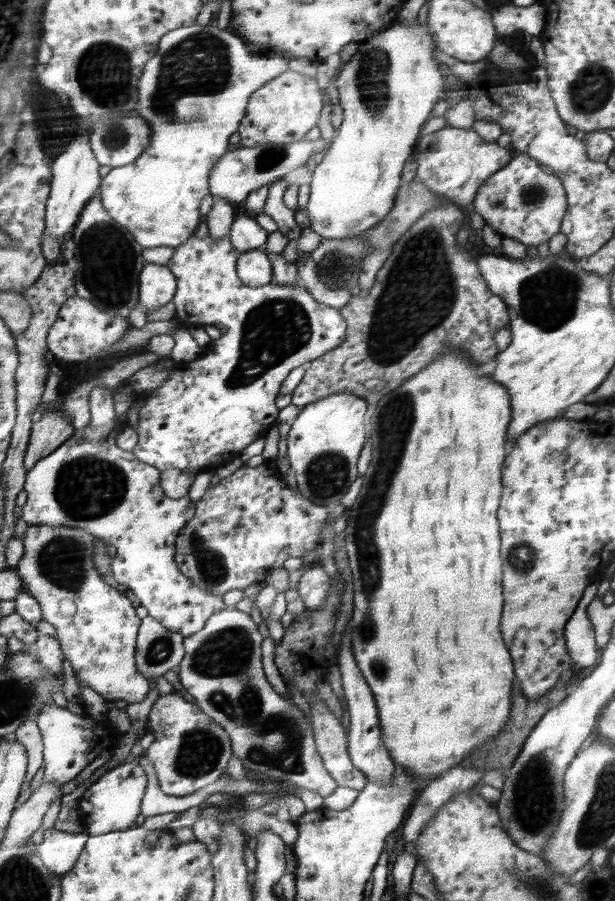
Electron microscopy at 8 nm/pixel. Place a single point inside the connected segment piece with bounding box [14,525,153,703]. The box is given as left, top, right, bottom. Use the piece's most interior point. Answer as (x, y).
(96, 626)

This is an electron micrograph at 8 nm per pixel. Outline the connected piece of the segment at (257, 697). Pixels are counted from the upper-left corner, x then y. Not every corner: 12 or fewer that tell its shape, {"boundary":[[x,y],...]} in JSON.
{"boundary":[[248,613],[185,638],[184,690],[244,768],[326,798],[310,719],[262,672]]}

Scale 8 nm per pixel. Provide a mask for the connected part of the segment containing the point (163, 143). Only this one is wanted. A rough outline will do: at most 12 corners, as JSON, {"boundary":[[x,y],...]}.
{"boundary":[[194,23],[161,38],[150,144],[101,180],[145,249],[182,245],[253,93],[289,70]]}

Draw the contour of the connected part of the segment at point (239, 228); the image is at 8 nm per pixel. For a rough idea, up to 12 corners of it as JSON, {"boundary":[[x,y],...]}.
{"boundary":[[238,215],[228,234],[239,252],[258,249],[268,232],[256,216]]}

